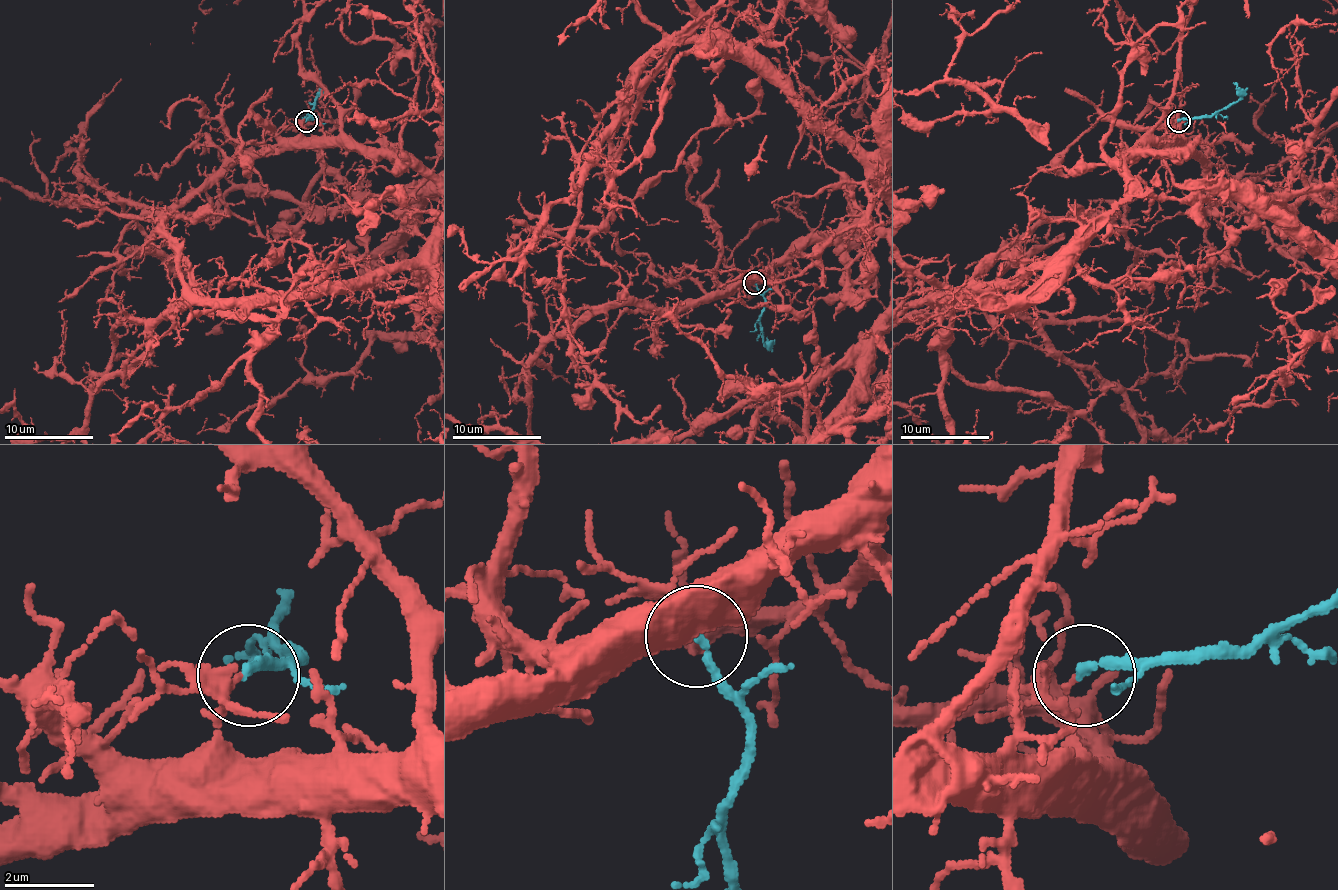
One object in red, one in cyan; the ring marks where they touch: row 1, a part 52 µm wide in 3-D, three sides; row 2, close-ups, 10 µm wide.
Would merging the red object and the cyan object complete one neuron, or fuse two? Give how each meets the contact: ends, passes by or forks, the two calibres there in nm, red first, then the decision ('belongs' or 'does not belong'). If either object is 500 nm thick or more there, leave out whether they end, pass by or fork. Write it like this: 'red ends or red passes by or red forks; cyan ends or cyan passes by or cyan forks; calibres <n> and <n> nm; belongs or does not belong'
red passes by; cyan ends; calibres 70 and 200 nm; does not belong

